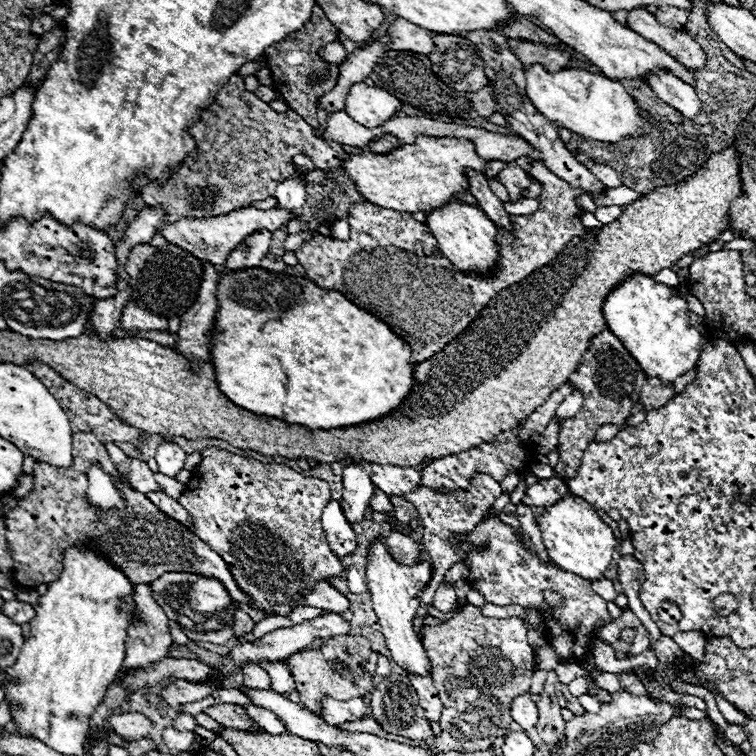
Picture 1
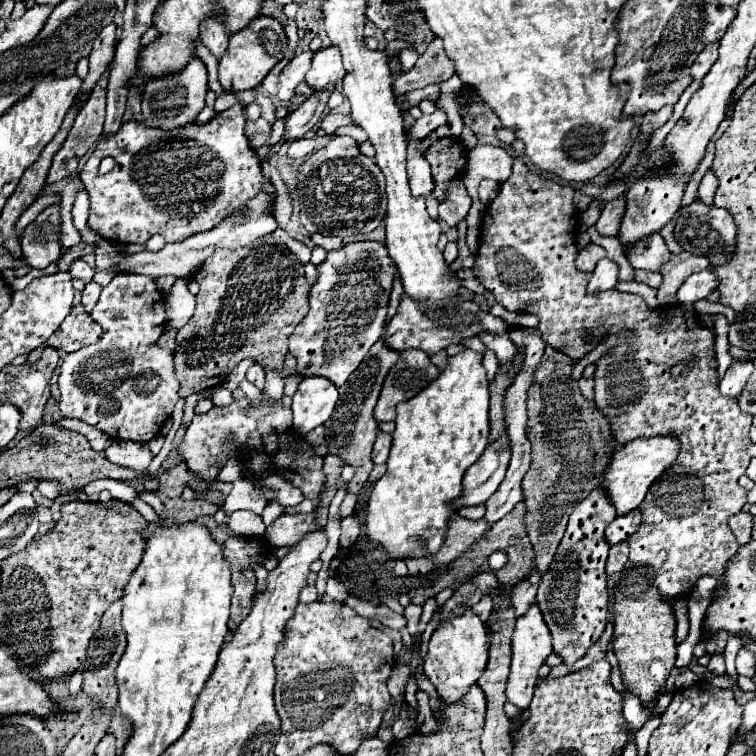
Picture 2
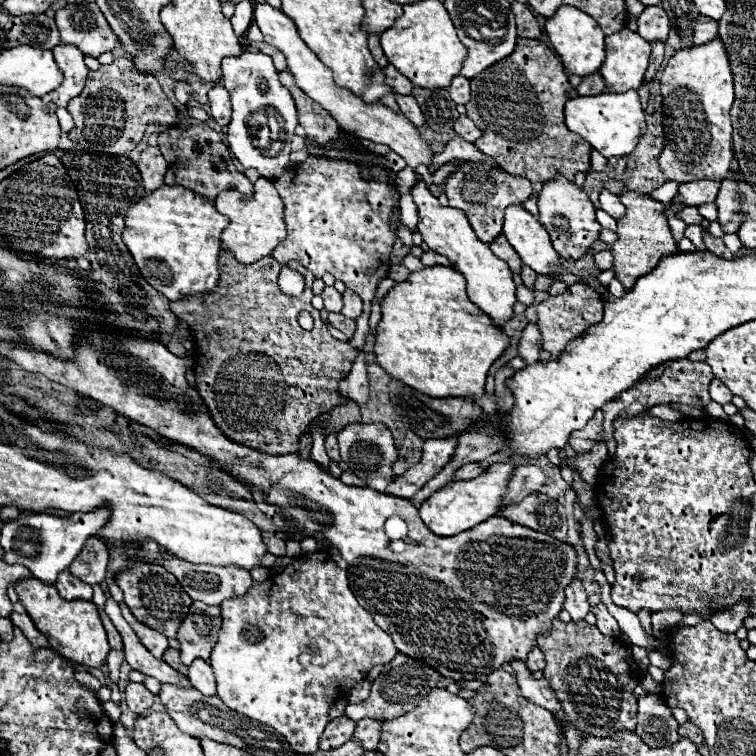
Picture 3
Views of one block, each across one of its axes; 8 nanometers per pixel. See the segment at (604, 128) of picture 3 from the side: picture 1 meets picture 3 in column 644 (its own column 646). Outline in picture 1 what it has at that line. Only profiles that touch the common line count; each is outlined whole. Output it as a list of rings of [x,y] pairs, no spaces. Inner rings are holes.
[[[542,64],[524,66],[522,70],[526,76],[526,96],[542,116],[556,122],[560,128],[568,128],[574,134],[600,142],[620,142],[622,138],[636,136],[642,130],[652,132],[652,124],[638,114],[638,106],[624,86],[602,74],[592,74],[582,68],[548,72]]]

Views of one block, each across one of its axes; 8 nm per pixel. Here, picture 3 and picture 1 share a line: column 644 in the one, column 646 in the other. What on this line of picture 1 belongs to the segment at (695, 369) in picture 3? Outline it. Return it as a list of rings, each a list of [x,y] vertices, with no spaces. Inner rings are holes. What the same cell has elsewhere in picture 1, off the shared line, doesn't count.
[[[648,378],[648,382],[644,384],[644,390],[640,390],[640,402],[642,402],[646,412],[664,406],[674,396],[676,396],[674,388],[672,386],[664,386],[660,382],[660,378]]]

